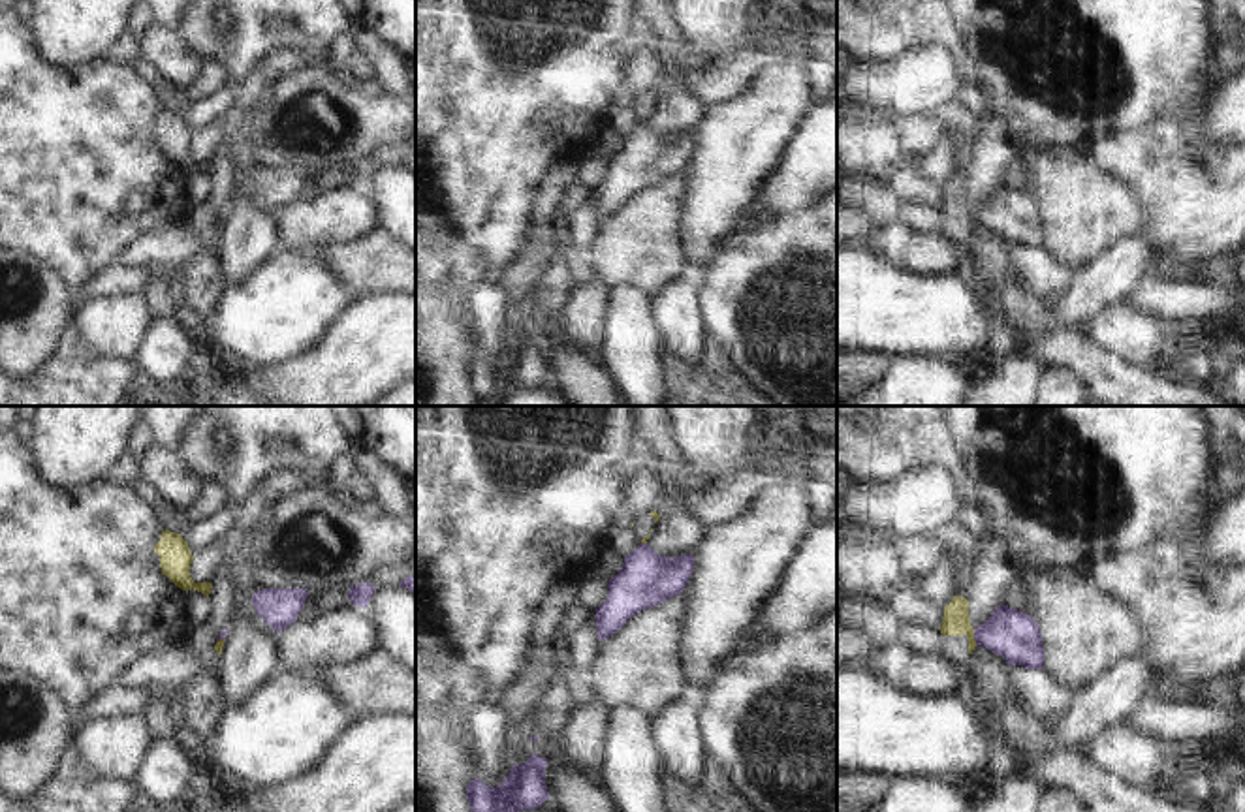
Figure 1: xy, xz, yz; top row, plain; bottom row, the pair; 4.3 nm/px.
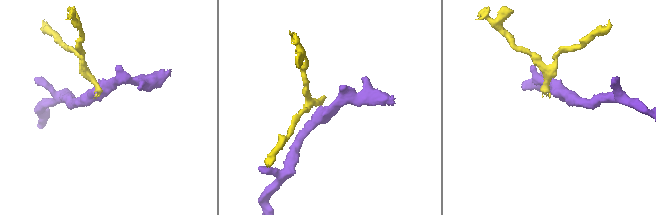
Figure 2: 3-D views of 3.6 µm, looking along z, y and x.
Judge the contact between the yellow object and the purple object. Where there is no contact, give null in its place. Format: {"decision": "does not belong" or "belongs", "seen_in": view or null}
{"decision": "does not belong", "seen_in": "yz"}

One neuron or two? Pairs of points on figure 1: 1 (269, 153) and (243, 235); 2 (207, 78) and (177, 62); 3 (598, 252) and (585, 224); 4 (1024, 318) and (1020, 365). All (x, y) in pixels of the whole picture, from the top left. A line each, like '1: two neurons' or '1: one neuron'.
1: two neurons
2: two neurons
3: two neurons
4: two neurons

